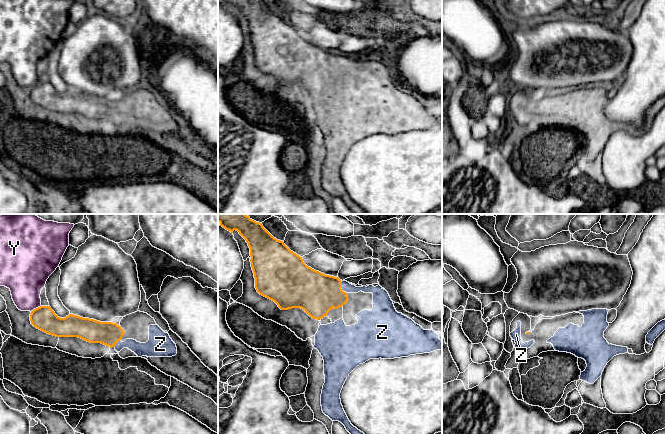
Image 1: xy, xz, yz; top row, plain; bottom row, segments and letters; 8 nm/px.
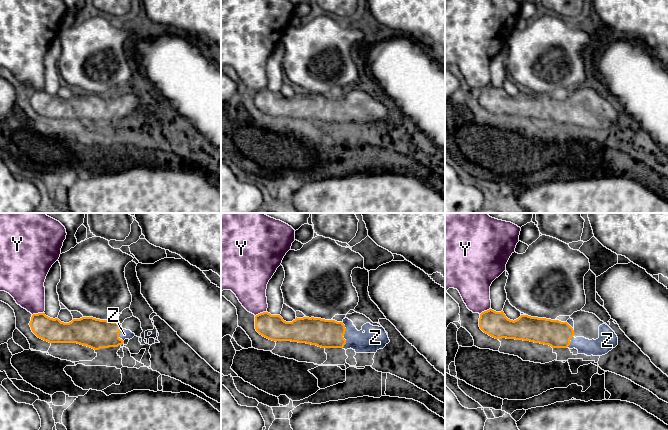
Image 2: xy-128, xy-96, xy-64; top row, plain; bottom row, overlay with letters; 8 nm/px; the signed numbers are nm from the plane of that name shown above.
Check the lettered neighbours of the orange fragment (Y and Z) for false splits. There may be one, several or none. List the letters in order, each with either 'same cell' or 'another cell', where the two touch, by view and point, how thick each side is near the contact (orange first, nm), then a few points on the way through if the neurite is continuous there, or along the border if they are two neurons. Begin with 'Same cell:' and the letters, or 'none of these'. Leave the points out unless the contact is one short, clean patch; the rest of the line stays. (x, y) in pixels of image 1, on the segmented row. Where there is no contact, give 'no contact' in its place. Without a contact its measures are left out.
Same cell: Z
Y: another cell; contact xy (36, 308); calibres 190 and 300 nm
Z: same cell; contact xz (340, 288); calibres 340 and 80 nm; way xz (316, 293), (335, 292), (340, 288), (345, 286)

